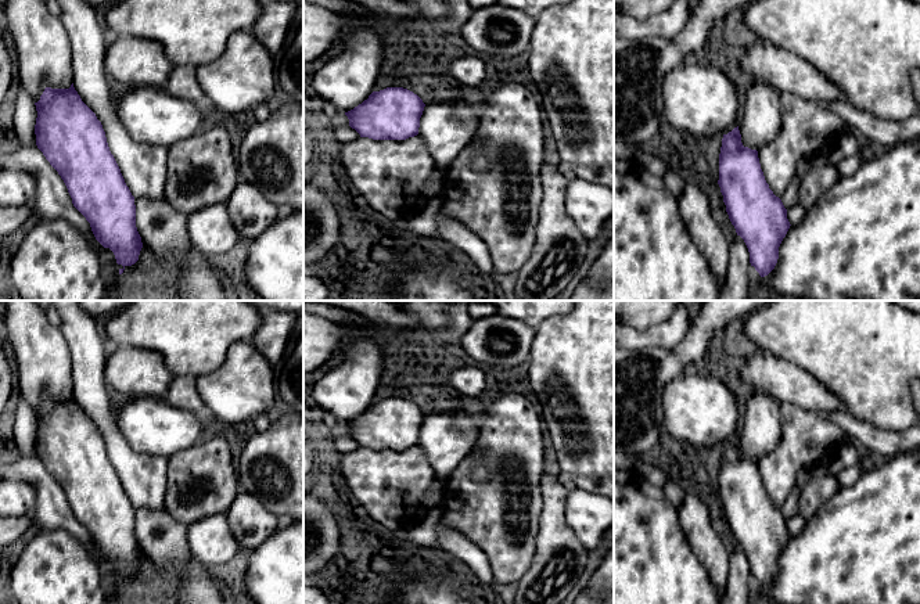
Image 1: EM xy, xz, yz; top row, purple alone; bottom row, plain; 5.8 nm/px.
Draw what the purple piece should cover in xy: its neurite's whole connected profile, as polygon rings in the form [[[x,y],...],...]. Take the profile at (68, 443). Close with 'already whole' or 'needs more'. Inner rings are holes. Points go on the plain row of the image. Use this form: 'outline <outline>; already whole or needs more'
outline [[[73,393],[69,399],[46,398],[35,416],[37,459],[64,490],[73,517],[90,533],[96,550],[104,558],[109,558],[116,574],[123,576],[119,579],[122,585],[126,576],[139,571],[143,553],[136,538],[134,507],[109,461],[101,432],[82,411]]]; already whole

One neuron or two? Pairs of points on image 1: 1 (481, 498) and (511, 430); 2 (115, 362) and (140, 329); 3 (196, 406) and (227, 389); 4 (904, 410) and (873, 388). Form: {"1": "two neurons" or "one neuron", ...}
{"1": "one neuron", "2": "two neurons", "3": "two neurons", "4": "one neuron"}

